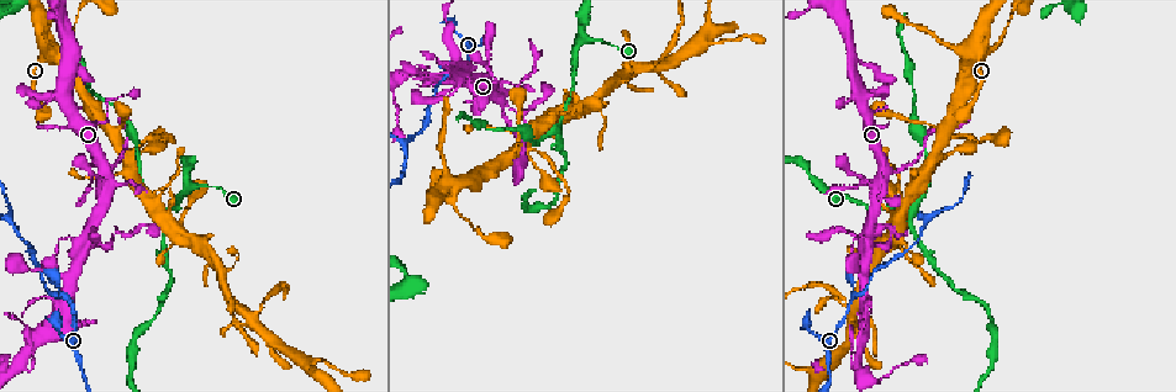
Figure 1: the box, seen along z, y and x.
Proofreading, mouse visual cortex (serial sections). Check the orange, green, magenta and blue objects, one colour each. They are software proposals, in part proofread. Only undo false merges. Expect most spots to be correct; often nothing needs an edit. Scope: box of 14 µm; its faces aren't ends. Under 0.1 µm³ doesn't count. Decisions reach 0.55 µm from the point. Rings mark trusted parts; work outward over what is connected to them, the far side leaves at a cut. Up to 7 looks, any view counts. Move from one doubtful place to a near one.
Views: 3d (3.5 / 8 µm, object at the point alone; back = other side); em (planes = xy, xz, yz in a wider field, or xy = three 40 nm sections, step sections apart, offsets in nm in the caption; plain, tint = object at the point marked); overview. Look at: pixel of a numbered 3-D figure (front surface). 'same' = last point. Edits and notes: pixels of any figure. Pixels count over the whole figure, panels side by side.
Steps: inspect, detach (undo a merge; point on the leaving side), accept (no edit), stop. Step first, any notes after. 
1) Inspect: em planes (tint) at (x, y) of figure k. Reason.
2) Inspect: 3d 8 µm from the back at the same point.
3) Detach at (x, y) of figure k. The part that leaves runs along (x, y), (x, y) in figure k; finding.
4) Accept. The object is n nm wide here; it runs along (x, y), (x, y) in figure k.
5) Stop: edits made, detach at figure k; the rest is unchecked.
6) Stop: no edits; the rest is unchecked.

Inspect: 3d 3.5 µm from the back at (42, 279) of figure 1. A narrow waist.

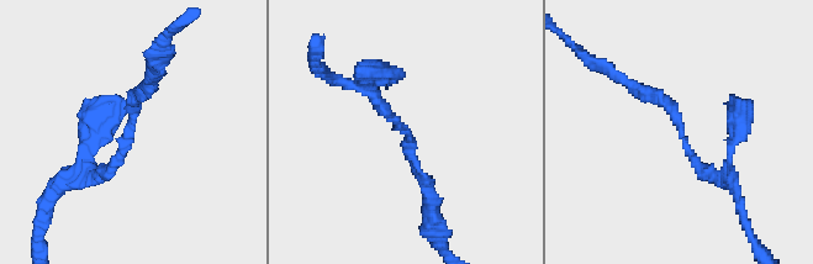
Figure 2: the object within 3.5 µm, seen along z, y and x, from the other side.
Inspect: em xy step 5 (tint) at (407, 131) of figure 2. The arms are 150, 150 nm wide; need the tissue.

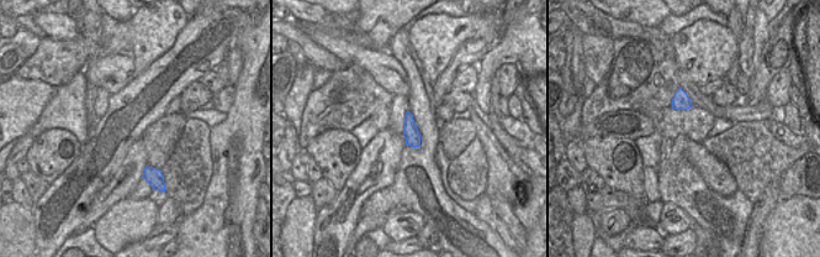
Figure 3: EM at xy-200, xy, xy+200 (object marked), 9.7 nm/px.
Accept. The object is 150 nm wide here; it runs along (721, 177), (698, 165), (668, 104), (623, 82) in figure 2; continuous, no second cell.

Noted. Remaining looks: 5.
Inspect: 3d 3.5 µm at (11, 218) of figure 1.

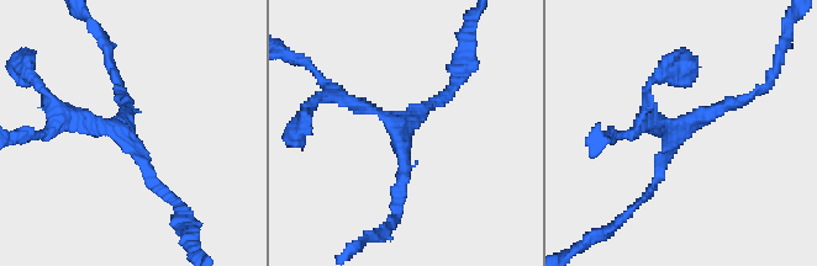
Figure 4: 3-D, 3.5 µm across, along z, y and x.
Inspect: em xy step 1 (tint) at (673, 137) of figure 4.

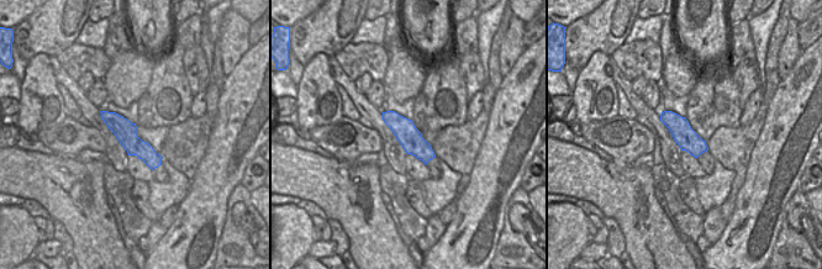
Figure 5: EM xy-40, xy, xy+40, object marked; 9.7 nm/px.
Accept. It runs along (643, 198), (688, 123), (742, 100) in figure 4; continuous, no second cell.

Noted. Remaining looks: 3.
Inspect: 3d 8 µm from the back at (559, 125) of figure 1. Branch point.

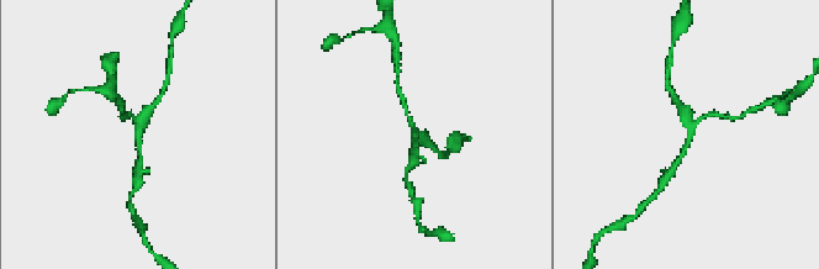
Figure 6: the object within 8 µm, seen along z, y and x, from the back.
Inspect: em xy step 5 (tint) at (138, 126) of figure 6.

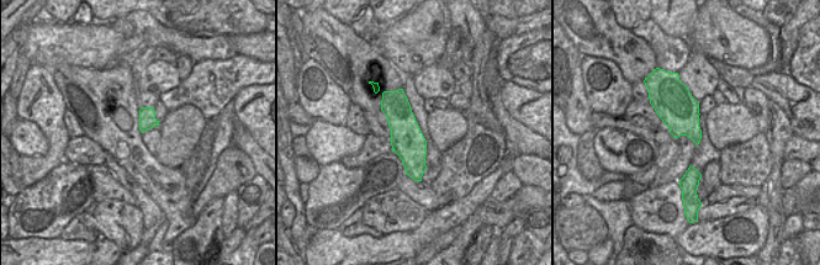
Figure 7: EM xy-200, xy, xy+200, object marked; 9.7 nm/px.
Accept. The arms are 200, 200, 300 nm wide; all the same cell.

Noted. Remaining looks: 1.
Stop: no edits; the rest is unchecked.

